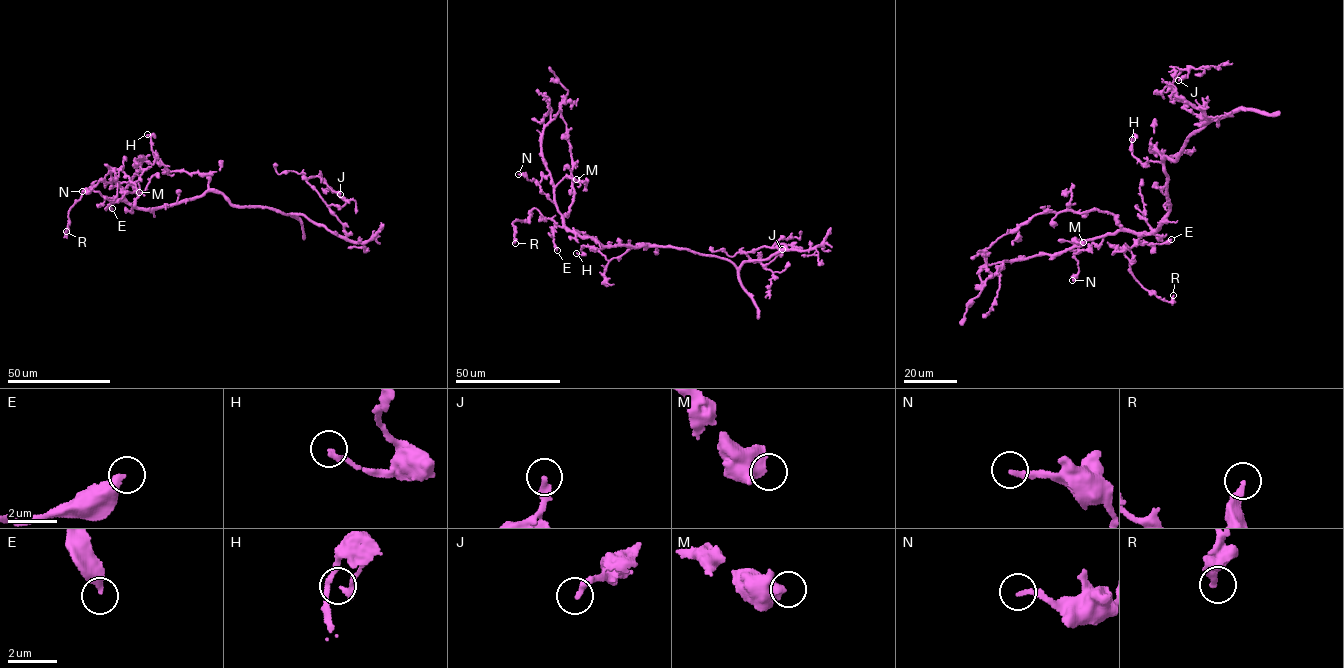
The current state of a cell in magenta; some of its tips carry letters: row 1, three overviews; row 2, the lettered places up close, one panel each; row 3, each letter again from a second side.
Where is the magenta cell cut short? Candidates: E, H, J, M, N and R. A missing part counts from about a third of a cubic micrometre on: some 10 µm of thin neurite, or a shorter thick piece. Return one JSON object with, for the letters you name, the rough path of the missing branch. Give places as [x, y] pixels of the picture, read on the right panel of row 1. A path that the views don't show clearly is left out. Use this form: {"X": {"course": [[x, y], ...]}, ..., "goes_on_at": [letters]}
{"goes_on_at": []}

